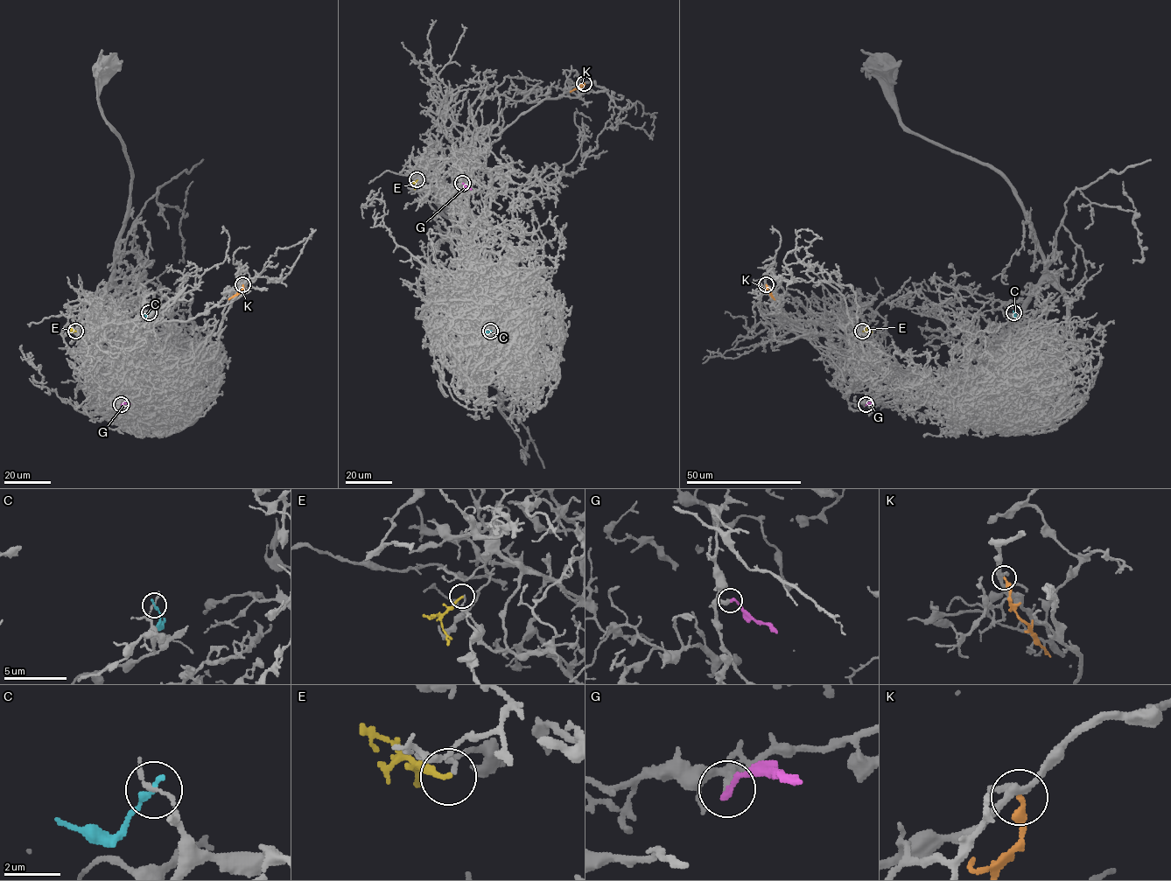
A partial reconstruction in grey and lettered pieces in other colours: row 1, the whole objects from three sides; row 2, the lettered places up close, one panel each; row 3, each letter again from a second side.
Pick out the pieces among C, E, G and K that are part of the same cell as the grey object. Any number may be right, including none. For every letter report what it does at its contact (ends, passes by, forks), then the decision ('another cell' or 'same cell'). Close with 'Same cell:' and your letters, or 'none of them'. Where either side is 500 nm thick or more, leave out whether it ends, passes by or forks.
C: it ends there; another cell
E: it ends there; another cell
G: it ends there; same cell
K: it ends there; same cell
Same cell: G, K

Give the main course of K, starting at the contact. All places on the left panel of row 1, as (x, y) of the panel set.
K: (242, 284), (241, 291), (229, 299)

